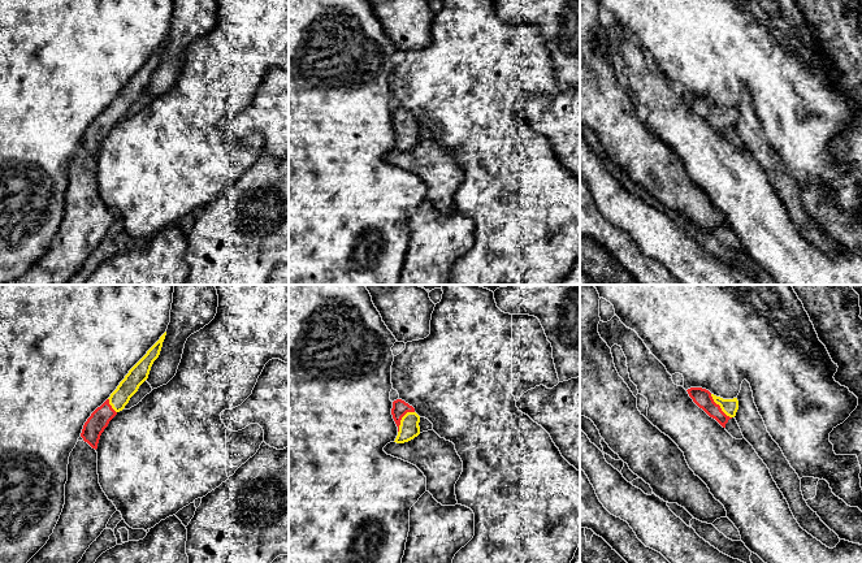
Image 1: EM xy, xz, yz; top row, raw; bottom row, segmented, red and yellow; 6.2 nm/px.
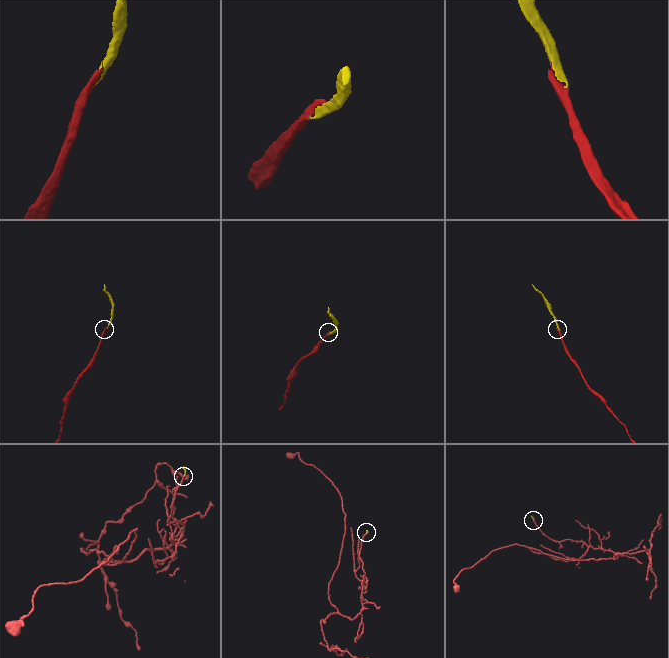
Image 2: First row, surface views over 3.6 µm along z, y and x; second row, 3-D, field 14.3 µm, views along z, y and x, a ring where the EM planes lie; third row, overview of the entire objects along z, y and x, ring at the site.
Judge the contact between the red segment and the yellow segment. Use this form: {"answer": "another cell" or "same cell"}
{"answer": "same cell"}

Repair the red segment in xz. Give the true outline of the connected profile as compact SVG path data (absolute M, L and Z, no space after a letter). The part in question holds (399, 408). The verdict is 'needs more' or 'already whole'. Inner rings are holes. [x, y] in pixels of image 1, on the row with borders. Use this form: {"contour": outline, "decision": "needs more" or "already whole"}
{"contour": "M397 399L393 402L391 415L398 426L398 436L394 442L404 443L420 434L420 416L412 406Z", "decision": "needs more"}

